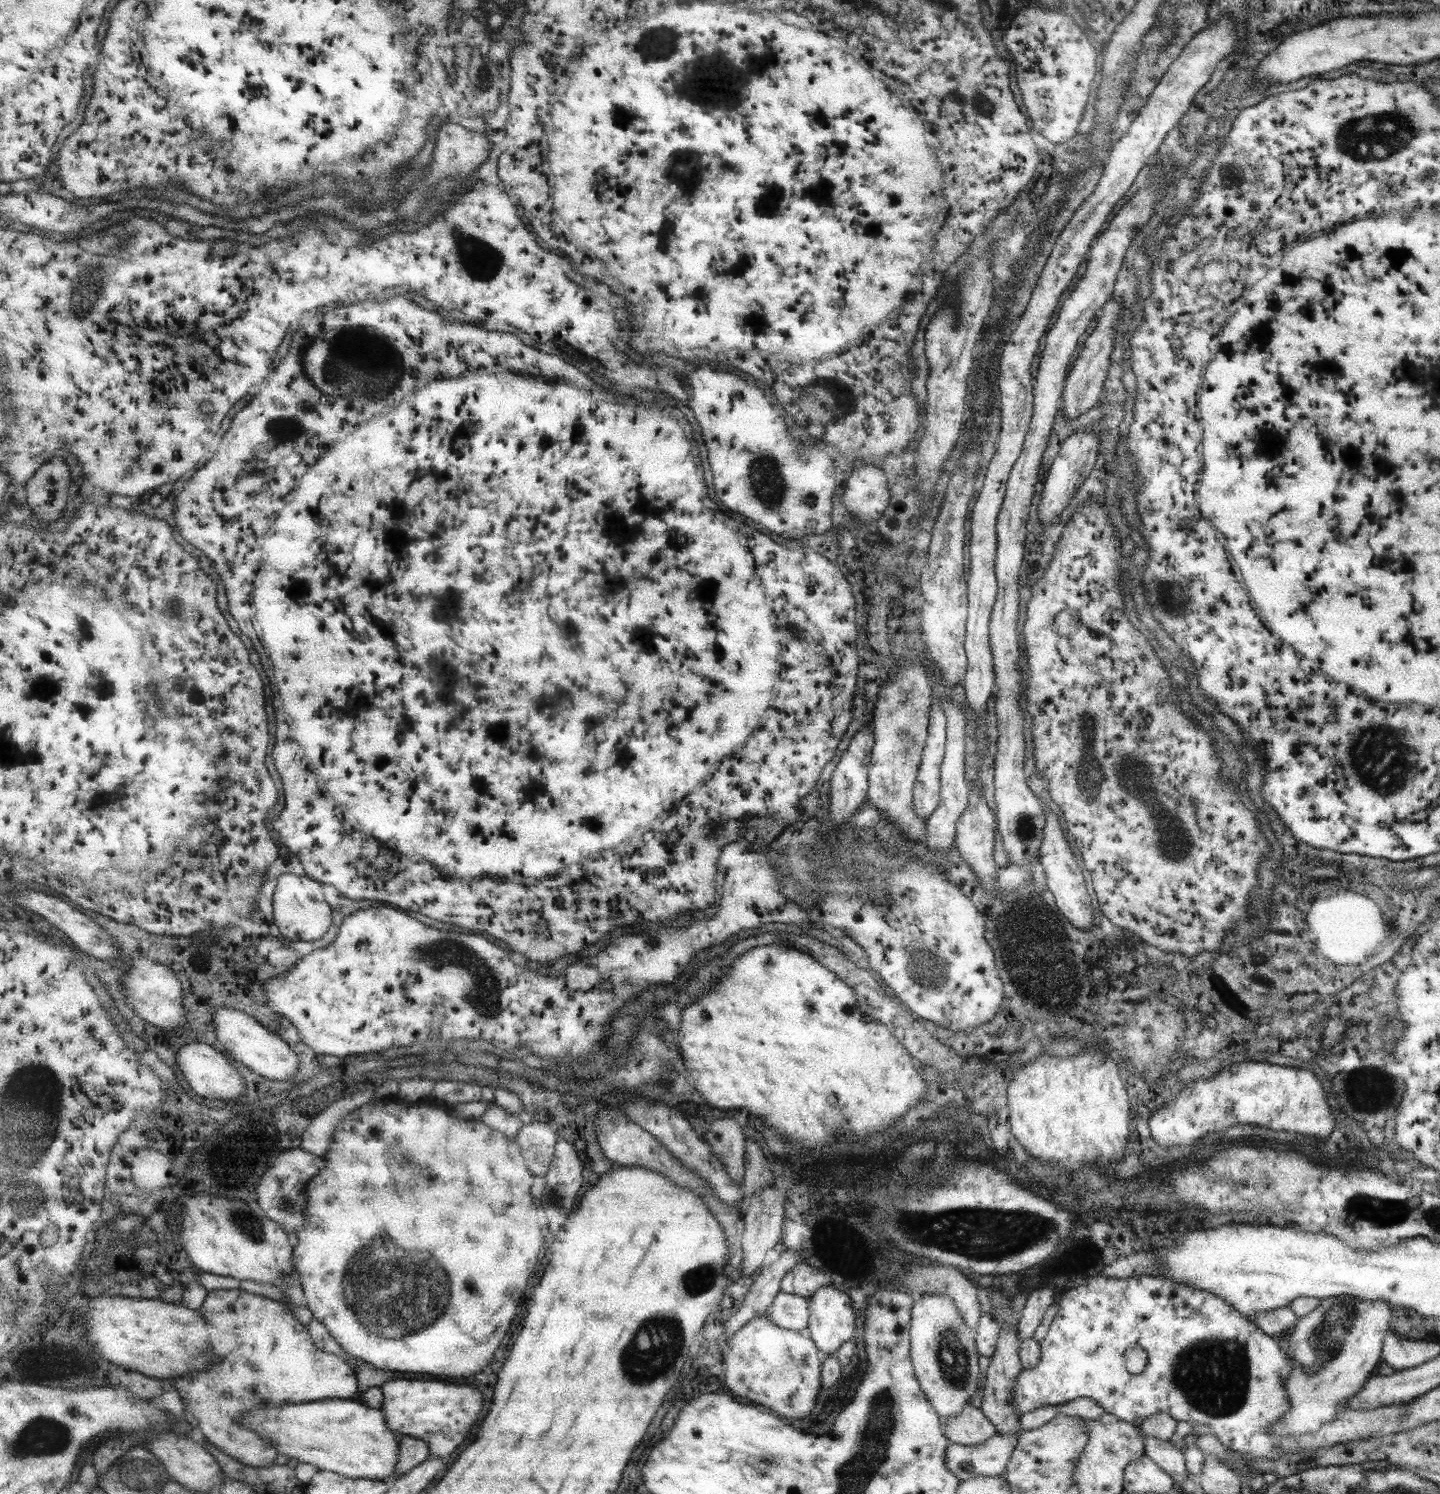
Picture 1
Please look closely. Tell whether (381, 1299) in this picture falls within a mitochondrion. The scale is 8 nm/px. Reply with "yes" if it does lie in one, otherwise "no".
yes

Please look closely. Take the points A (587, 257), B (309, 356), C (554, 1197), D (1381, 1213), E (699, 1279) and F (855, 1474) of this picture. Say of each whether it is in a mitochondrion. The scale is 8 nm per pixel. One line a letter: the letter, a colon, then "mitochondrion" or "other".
A: other
B: other
C: mitochondrion
D: mitochondrion
E: mitochondrion
F: mitochondrion

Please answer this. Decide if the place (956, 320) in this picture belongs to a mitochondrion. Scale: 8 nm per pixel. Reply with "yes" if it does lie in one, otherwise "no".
yes

